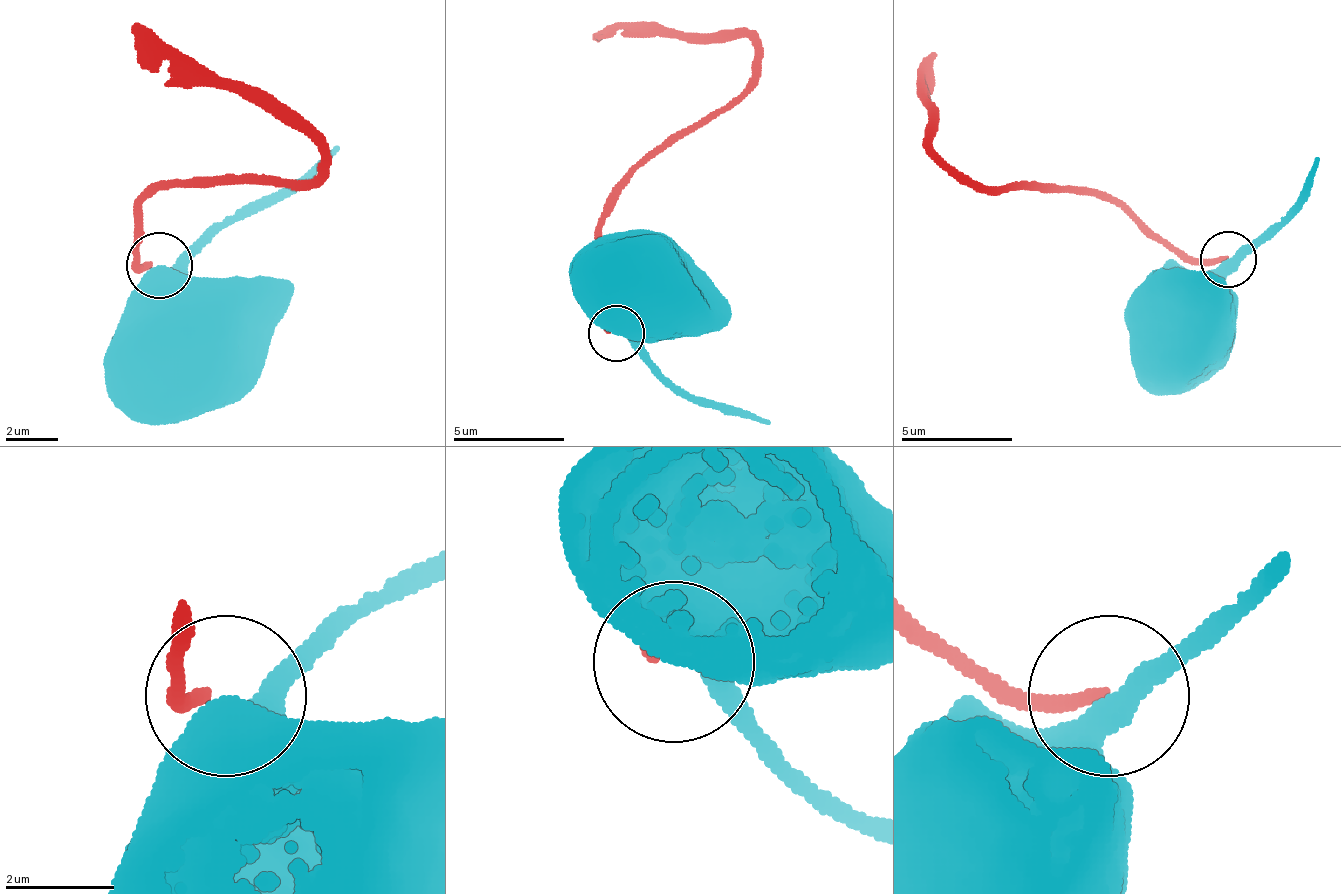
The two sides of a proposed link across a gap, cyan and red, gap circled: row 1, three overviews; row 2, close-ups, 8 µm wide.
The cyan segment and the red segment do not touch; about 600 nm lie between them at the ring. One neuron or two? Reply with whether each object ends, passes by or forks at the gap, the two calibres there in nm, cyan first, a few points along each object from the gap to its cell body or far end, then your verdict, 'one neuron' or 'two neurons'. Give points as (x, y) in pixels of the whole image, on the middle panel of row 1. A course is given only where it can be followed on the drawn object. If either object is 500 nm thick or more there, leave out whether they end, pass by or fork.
calibres 500 and 240 nm; course cyan (619, 329), (636, 295), (625, 273); course red (608, 334), (597, 228), (614, 195), (742, 88), (753, 66), (748, 38), (642, 38), (619, 27), (591, 38); two neurons

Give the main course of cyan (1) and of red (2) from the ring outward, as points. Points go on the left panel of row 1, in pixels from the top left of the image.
1: (162, 273), (182, 313), (169, 345)
2: (149, 267), (136, 208), (156, 188), (320, 168), (313, 136), (189, 83), (130, 24)

